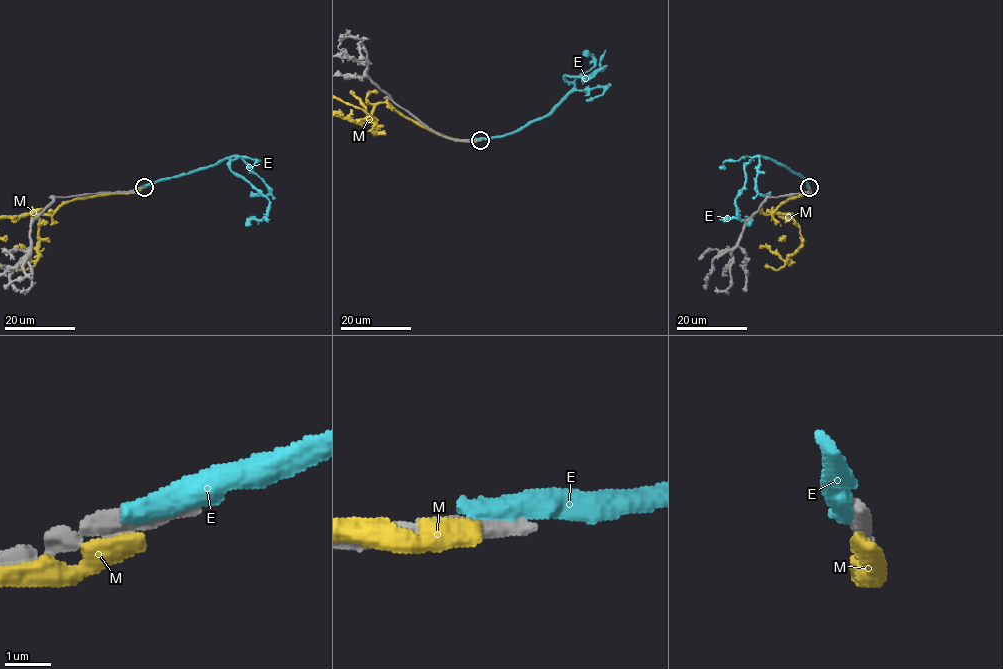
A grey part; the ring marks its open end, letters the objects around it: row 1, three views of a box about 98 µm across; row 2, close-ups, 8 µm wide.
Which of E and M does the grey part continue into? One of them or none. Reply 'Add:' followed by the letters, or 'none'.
Add: none

